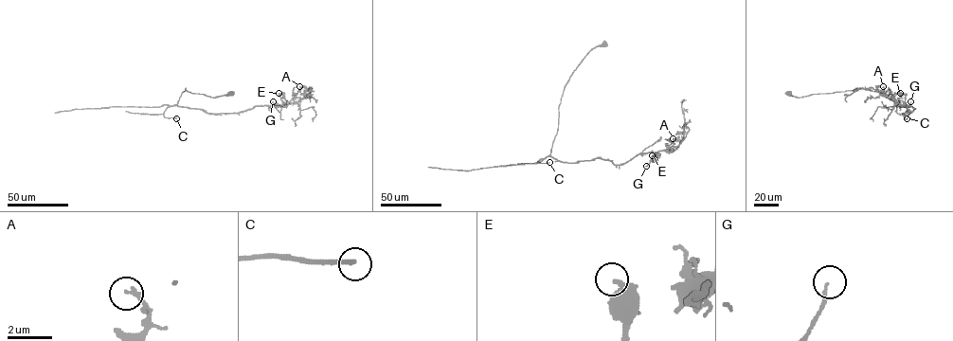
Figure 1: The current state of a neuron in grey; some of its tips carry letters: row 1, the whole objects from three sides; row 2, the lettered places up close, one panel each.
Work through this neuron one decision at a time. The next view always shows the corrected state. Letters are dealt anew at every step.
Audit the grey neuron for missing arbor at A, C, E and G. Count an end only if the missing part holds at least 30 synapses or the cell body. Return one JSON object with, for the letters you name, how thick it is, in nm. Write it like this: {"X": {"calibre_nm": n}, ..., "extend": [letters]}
{"C": {"calibre_nm": 200}, "extend": ["C"]}

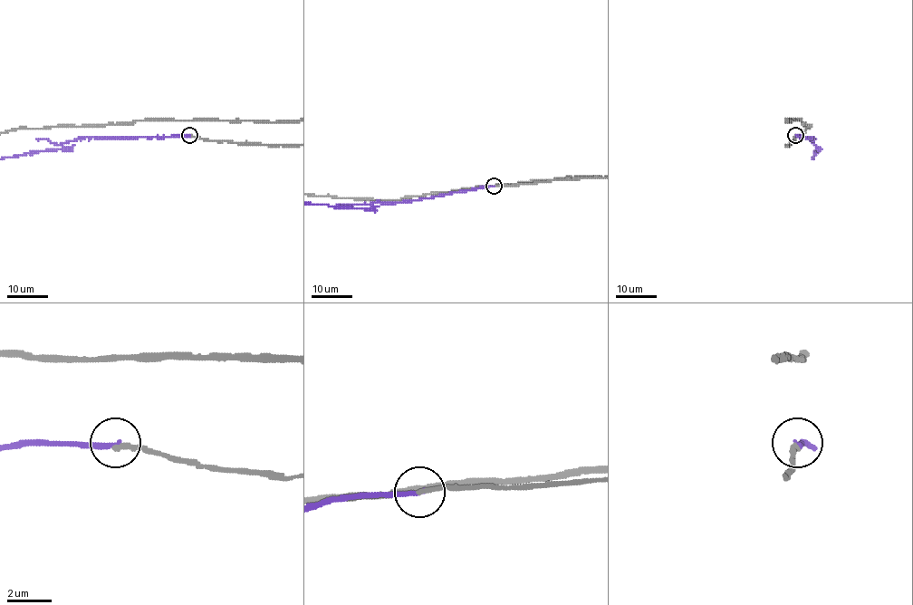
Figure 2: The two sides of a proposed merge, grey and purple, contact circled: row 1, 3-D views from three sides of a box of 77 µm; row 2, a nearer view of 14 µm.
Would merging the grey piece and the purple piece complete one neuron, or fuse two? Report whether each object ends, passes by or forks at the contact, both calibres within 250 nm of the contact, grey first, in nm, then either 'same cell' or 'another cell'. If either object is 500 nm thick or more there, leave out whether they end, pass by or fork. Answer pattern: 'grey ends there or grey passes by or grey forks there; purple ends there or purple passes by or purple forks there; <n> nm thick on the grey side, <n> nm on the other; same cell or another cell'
grey ends there; purple ends there; 200 nm thick on the grey side, 200 nm on the other; same cell

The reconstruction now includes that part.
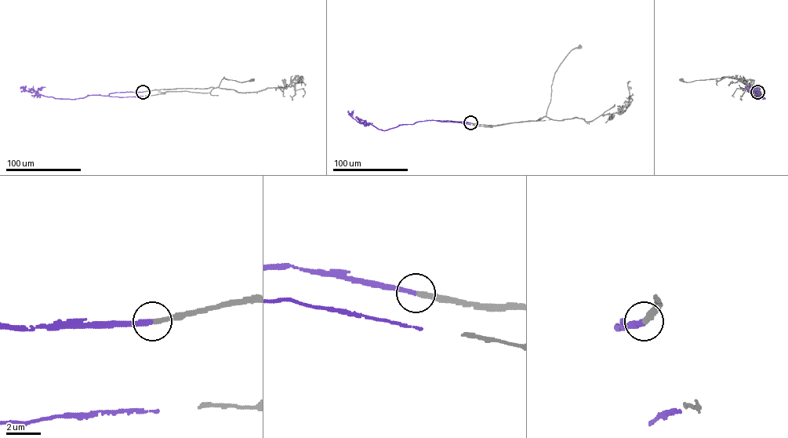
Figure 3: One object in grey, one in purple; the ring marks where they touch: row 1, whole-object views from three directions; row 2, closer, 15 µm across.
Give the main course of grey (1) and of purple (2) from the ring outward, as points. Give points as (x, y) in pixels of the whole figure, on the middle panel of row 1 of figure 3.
1: (470, 122), (496, 125), (535, 121), (546, 116), (554, 73), (568, 52), (579, 46)
2: (470, 122), (428, 120), (382, 130), (364, 121), (363, 124), (357, 122), (348, 111)

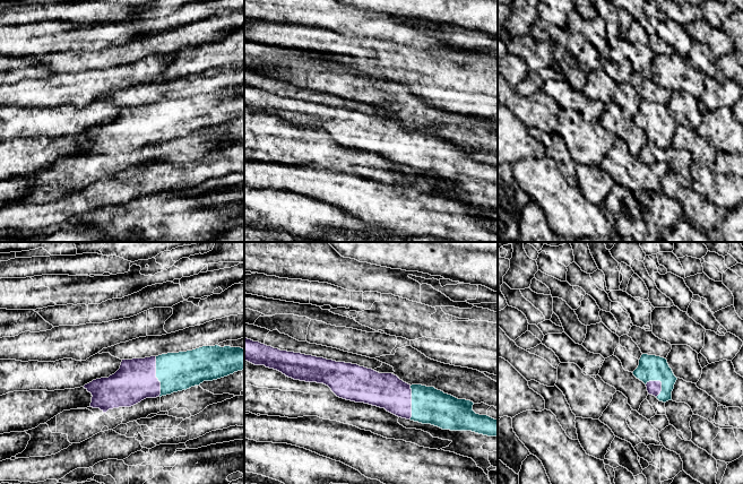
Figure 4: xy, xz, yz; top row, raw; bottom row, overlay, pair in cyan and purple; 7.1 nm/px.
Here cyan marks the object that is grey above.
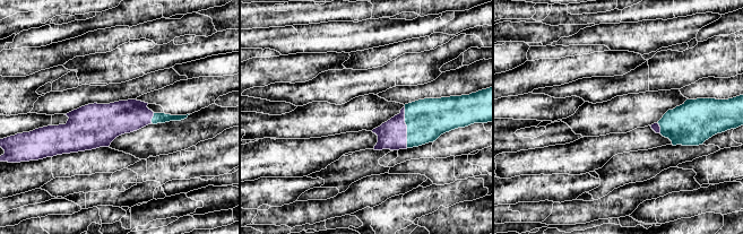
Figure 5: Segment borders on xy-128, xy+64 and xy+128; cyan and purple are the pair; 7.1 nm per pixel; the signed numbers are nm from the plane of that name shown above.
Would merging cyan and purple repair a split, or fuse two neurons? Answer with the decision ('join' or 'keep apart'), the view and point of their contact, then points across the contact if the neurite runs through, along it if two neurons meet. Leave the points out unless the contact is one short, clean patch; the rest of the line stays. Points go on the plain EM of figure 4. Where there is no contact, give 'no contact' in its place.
join; meets cyan in xy at (156, 123); runs through xy (179, 118), (156, 123), (136, 127)

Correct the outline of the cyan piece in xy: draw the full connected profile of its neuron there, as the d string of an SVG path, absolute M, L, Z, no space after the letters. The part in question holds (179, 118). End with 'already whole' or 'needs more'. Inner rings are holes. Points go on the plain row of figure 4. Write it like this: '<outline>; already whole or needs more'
M218 92L202 93L187 98L167 100L145 105L122 106L120 115L114 121L109 124L93 127L85 131L84 135L93 142L89 154L100 155L103 159L106 159L113 155L131 154L146 145L156 145L187 137L191 133L199 132L204 128L217 127L242 116L244 116L243 95L231 93L221 94Z; needs more

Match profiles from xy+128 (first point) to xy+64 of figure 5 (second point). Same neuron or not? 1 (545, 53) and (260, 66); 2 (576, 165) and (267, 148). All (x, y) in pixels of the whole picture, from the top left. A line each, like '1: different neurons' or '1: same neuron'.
1: same neuron
2: same neuron

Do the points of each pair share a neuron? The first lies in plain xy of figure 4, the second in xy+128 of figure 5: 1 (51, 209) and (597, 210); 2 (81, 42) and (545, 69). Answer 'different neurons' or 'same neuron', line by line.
1: same neuron
2: different neurons

